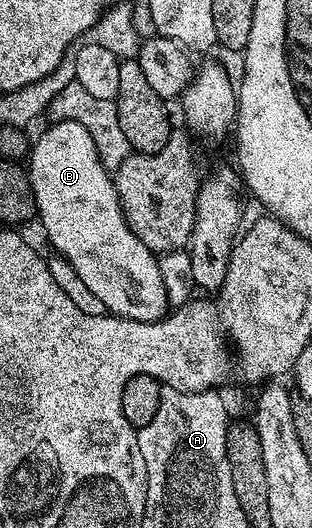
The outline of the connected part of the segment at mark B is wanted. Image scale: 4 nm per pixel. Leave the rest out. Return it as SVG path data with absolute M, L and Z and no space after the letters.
M59 119L51 124L39 139L33 140L28 156L28 174L37 222L42 222L42 231L47 241L55 247L54 251L71 263L80 280L104 303L109 314L117 315L119 319L155 323L168 311L164 277L160 277L158 268L159 256L149 251L140 237L132 233L122 212L111 172L100 161L100 153L96 153L92 133L88 133L84 125L67 119Z

